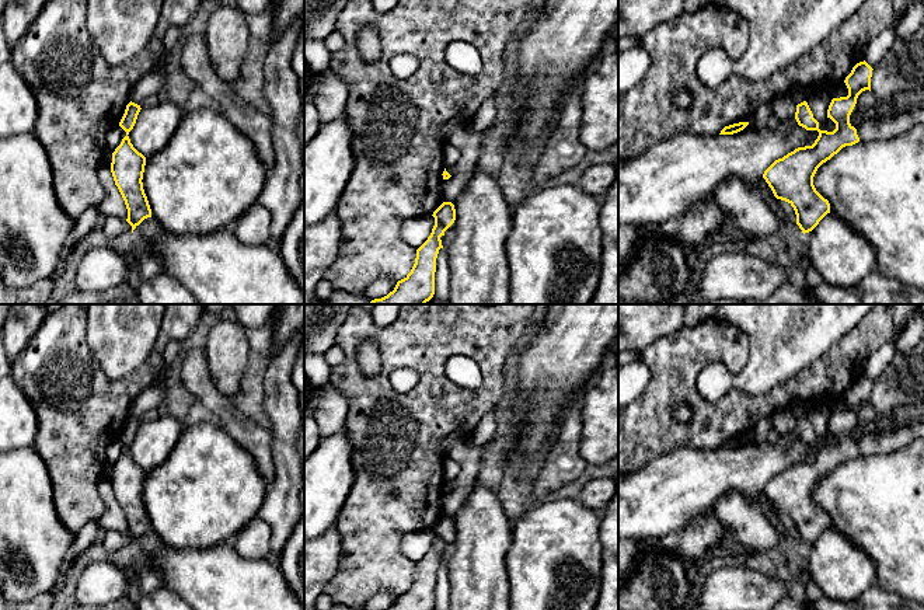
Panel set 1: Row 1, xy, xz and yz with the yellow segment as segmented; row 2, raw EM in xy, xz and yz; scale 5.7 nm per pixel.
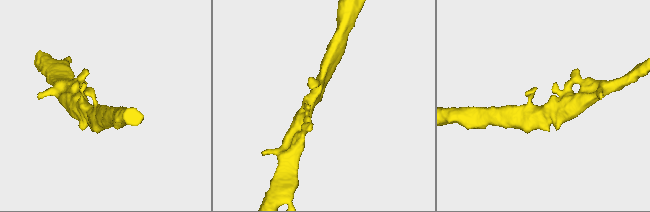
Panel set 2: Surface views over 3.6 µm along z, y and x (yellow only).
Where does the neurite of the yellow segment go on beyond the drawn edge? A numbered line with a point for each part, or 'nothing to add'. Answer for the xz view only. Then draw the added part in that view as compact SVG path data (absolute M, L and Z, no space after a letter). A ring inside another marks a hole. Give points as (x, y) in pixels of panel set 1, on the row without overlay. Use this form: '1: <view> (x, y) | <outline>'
nothing to add

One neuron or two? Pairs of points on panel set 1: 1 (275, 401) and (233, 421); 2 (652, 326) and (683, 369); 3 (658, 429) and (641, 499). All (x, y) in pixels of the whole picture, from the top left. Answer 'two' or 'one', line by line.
1: two
2: two
3: two

